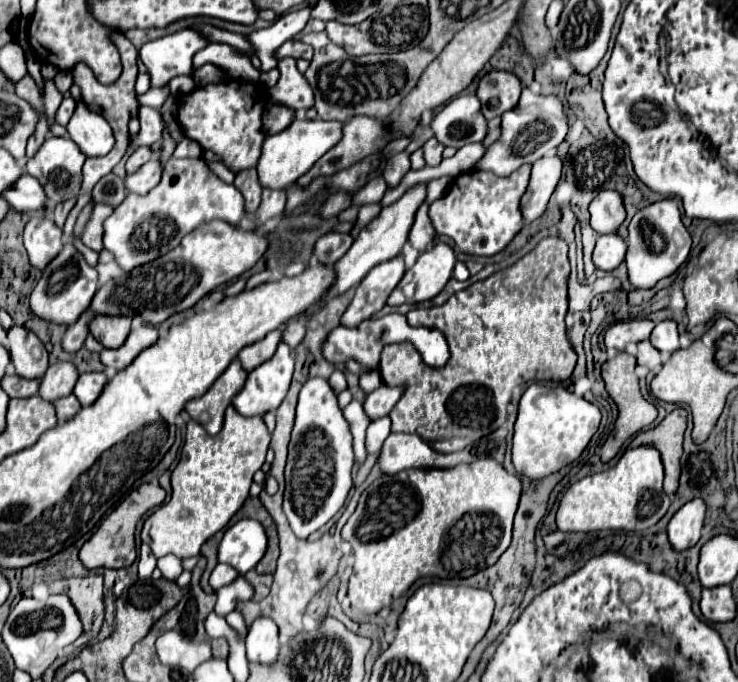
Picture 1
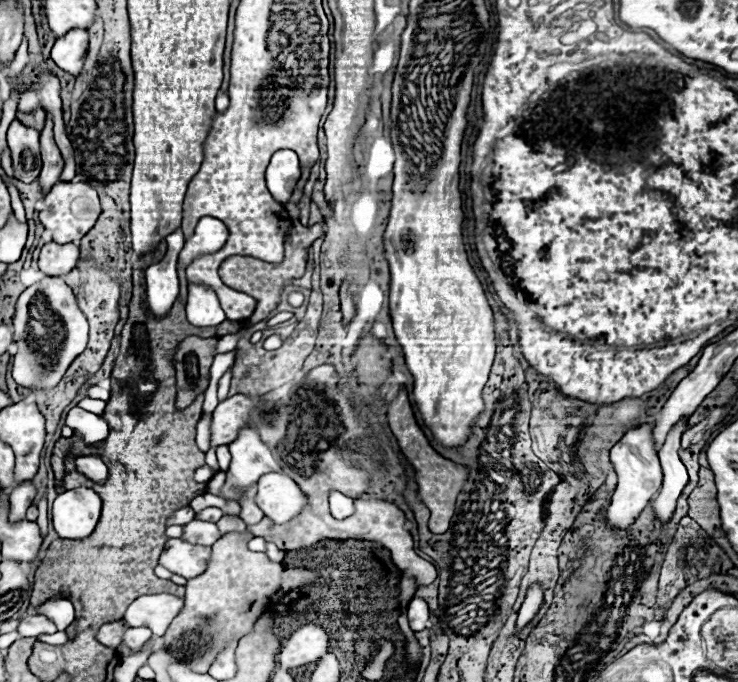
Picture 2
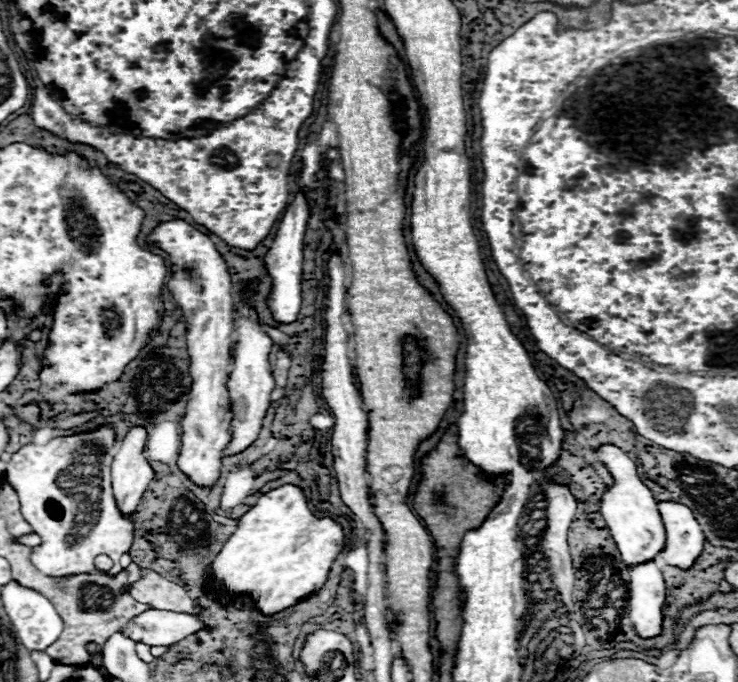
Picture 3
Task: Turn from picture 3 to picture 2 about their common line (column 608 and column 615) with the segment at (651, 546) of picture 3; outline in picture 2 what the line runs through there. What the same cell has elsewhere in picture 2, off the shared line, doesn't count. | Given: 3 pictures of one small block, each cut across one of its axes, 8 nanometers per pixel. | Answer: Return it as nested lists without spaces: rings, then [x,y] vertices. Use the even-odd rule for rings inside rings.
[[[644,424],[636,430],[630,430],[624,434],[624,438],[610,450],[610,462],[616,470],[618,476],[618,486],[612,494],[606,520],[608,526],[614,530],[626,530],[634,520],[640,516],[642,508],[652,502],[656,492],[660,490],[662,484],[662,470],[660,470],[660,460],[654,450],[654,440],[652,440],[652,426]]]

